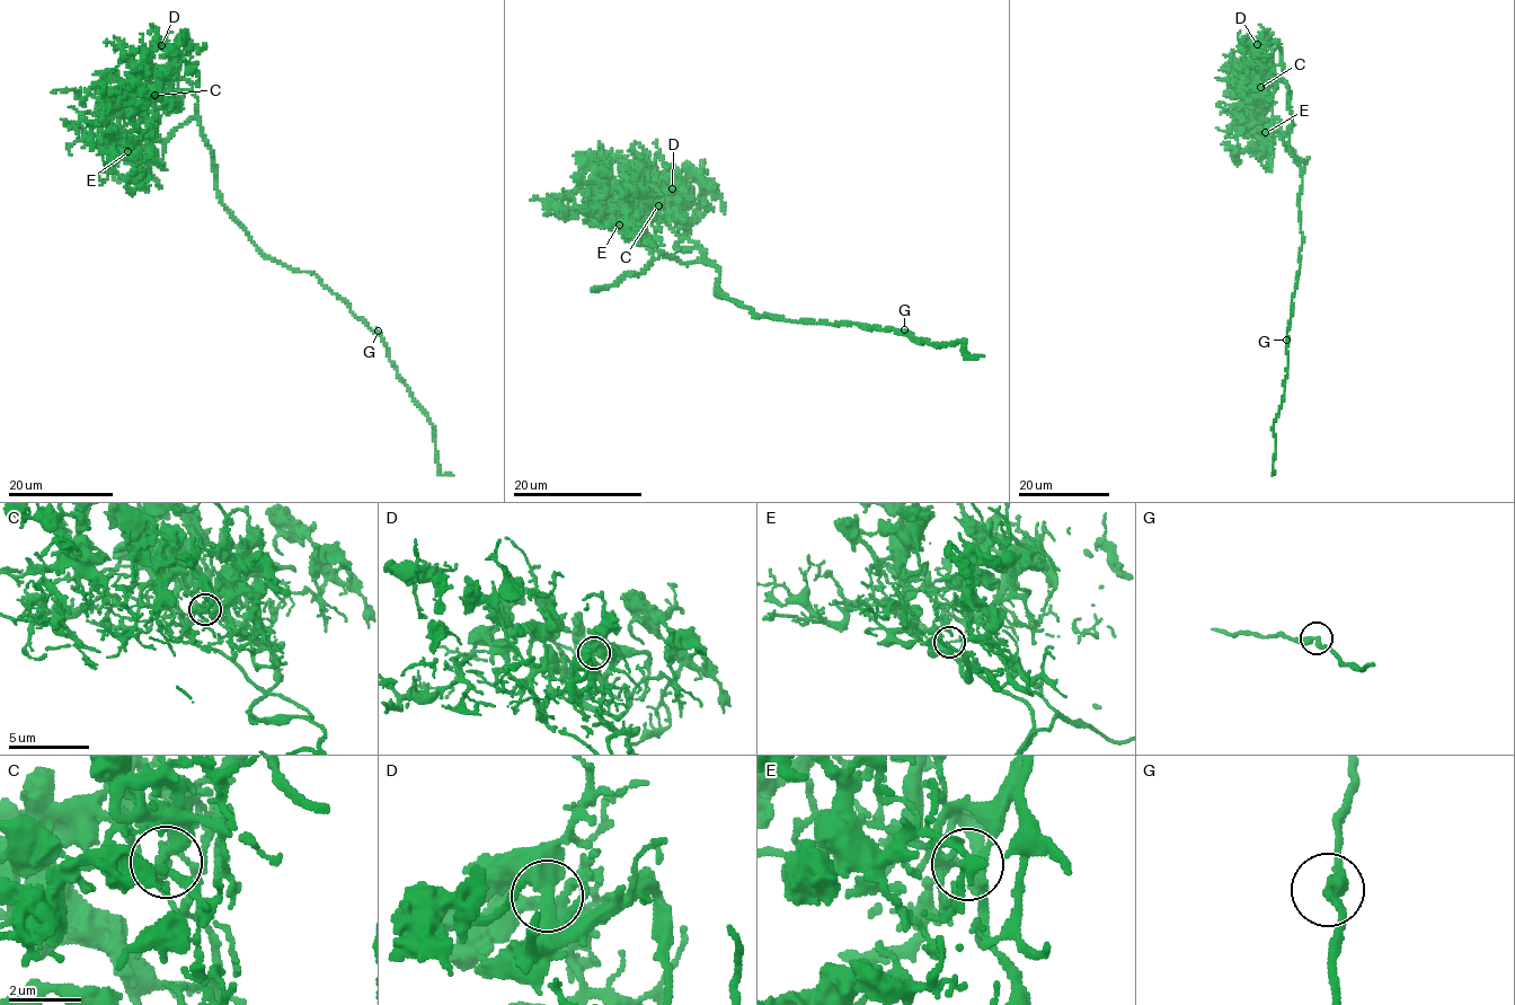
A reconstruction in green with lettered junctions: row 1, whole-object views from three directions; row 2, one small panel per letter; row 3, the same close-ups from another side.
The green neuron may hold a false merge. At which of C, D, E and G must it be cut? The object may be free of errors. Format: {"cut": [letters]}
{"cut": []}

